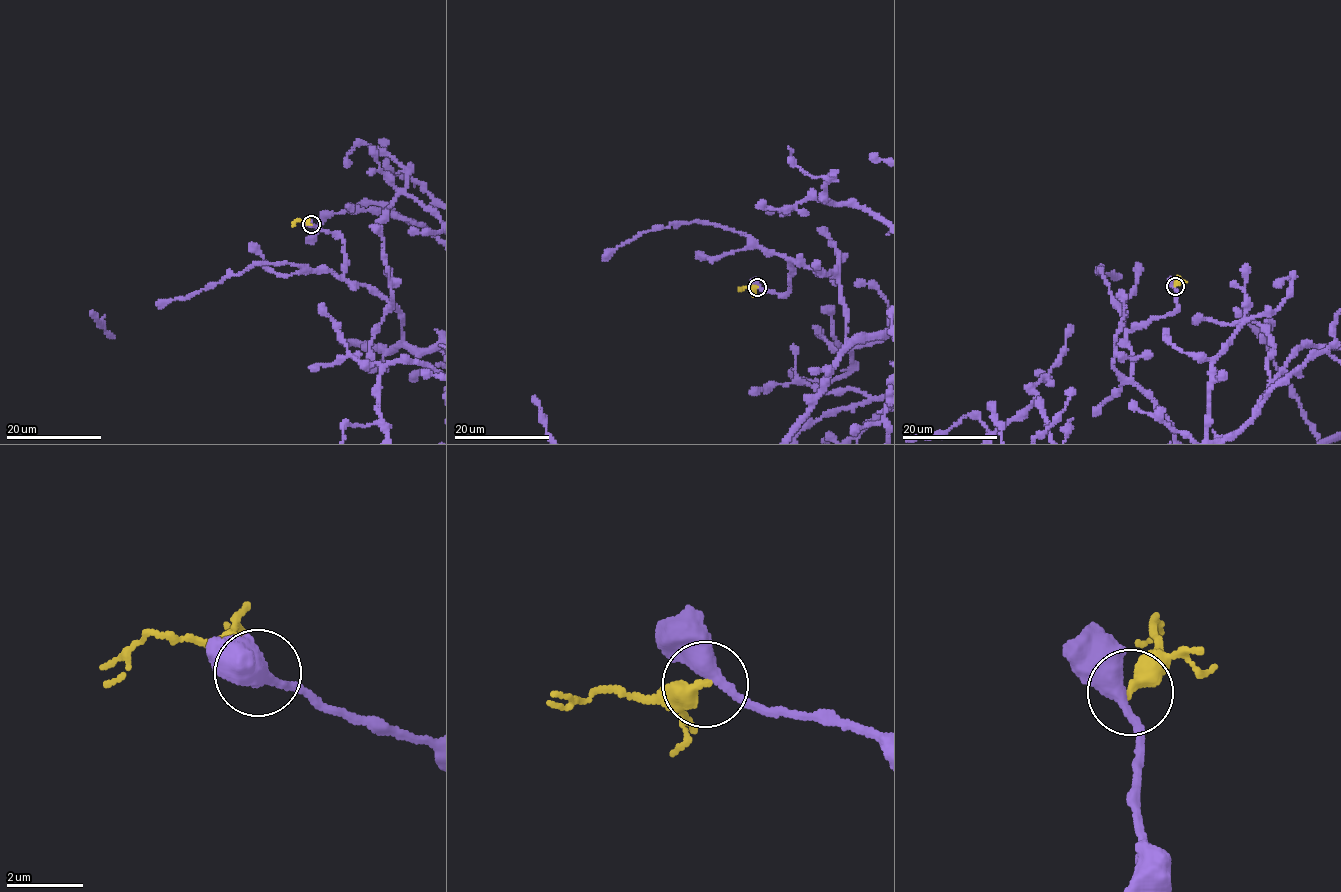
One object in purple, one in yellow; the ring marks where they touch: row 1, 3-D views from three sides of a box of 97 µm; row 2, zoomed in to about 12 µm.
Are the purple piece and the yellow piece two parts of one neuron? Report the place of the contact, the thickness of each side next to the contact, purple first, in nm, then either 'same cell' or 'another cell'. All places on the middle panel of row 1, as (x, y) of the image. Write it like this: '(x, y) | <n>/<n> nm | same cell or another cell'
(757, 287) | 440/400 nm | another cell

